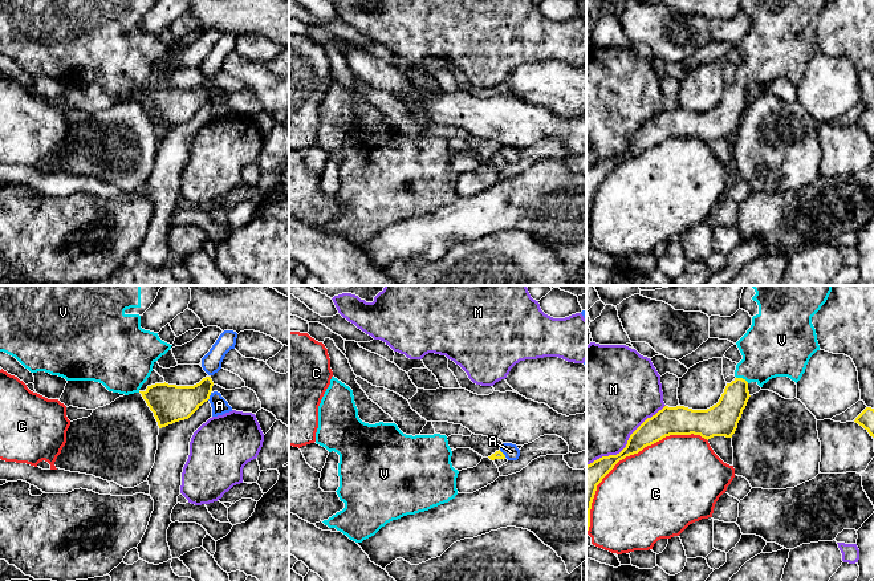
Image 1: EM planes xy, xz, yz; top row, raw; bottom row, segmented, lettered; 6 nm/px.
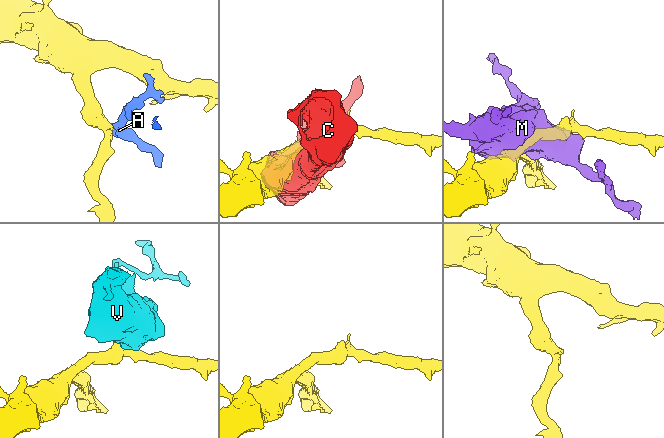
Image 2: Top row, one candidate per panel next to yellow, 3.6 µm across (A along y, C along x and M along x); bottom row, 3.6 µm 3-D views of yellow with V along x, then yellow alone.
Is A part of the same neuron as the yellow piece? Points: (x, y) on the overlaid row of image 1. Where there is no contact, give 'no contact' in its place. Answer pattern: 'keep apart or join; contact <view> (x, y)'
keep apart; contact xy (208, 397)

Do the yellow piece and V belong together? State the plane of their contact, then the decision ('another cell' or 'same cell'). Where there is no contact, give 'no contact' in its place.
meets yellow in yz; same cell

